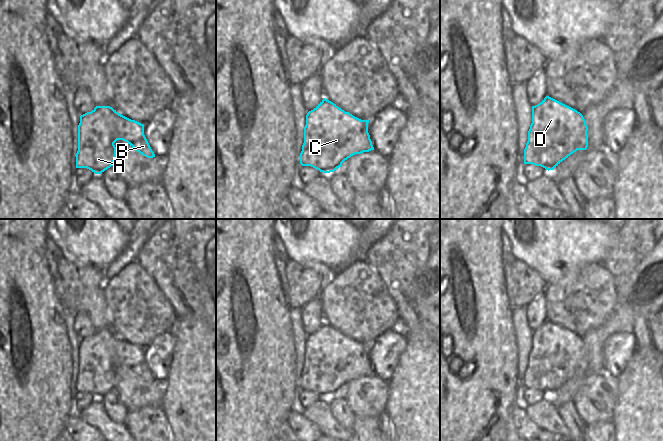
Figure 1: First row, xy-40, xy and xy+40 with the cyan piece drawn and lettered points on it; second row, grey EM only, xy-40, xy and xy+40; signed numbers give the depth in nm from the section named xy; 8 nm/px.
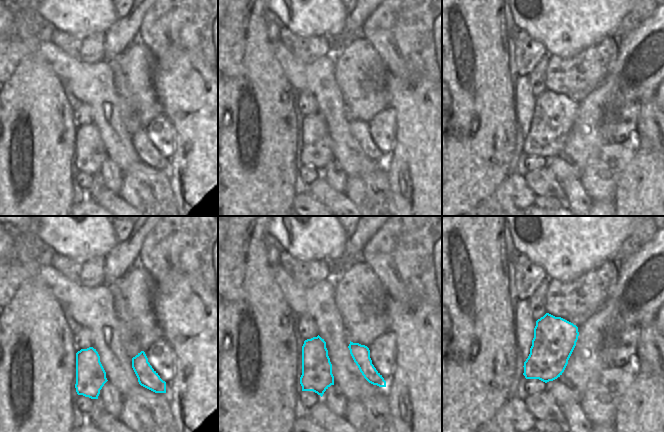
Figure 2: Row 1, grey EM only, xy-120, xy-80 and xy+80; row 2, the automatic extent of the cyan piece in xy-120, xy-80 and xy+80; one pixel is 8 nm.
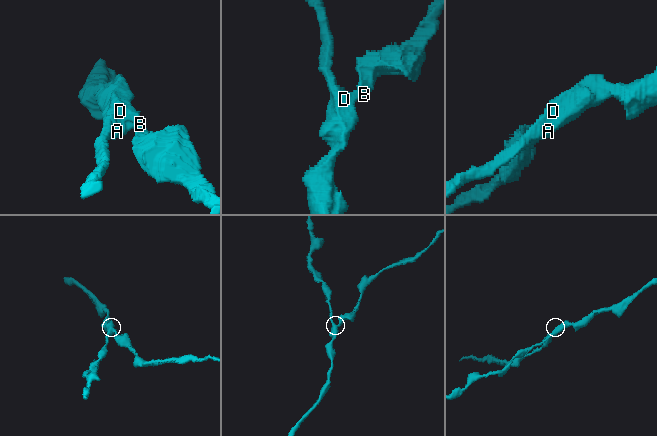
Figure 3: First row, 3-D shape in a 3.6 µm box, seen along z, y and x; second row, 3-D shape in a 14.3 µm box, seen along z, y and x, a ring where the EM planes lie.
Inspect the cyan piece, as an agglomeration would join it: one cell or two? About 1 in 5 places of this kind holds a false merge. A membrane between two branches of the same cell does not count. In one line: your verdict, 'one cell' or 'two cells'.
one cell

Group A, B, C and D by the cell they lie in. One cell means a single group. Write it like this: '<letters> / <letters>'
A B C D

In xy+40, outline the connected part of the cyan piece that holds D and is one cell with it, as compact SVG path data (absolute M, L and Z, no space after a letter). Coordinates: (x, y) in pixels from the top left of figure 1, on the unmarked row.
M546 320L539 328L532 330L532 347L524 373L524 388L553 394L577 374L587 373L587 355L586 345L580 336Z

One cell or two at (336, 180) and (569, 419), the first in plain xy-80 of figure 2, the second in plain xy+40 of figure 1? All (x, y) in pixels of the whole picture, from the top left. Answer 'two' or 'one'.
one

